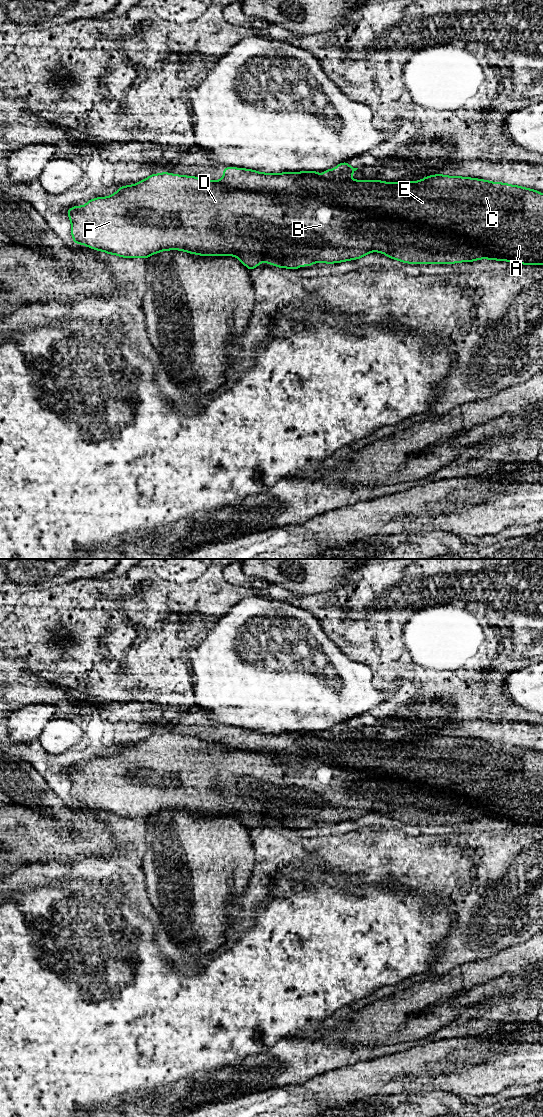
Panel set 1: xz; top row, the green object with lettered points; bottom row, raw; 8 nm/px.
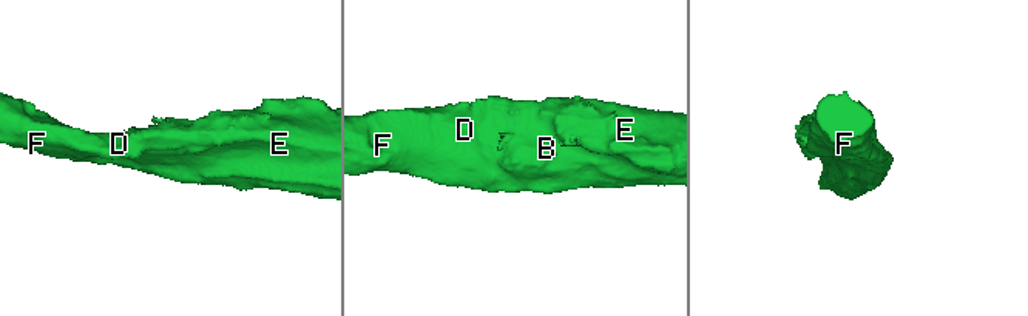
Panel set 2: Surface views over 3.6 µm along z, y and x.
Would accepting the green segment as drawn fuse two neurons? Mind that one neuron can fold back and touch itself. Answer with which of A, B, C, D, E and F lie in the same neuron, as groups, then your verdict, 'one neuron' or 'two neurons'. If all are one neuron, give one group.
groups A C E / B D F; two neurons

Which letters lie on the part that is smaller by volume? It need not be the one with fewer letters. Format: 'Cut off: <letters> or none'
Cut off: A, C, E

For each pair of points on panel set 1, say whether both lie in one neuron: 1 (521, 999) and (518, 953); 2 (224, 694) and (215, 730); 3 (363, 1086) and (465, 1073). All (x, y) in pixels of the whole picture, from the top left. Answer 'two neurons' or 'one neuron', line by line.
1: two neurons
2: two neurons
3: one neuron

